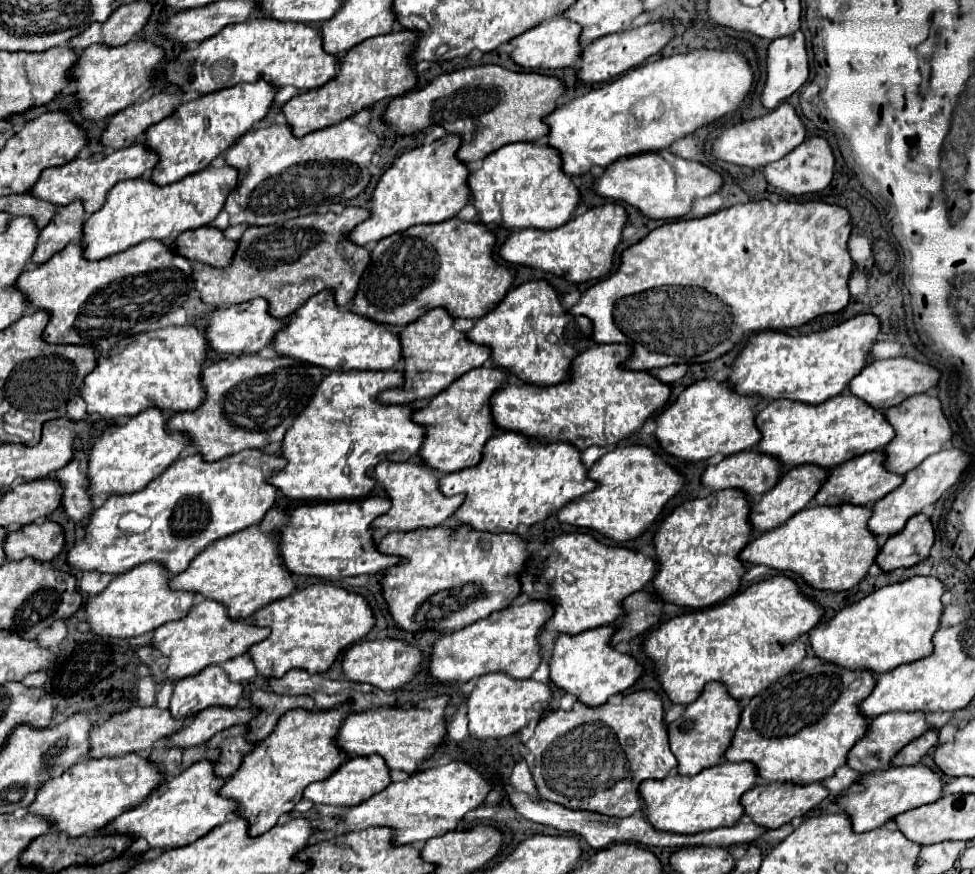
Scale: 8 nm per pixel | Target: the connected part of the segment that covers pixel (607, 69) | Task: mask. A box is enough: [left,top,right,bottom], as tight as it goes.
[576,23,672,85]

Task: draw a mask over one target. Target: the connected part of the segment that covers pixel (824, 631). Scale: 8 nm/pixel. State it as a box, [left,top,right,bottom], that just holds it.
[806,577,944,675]

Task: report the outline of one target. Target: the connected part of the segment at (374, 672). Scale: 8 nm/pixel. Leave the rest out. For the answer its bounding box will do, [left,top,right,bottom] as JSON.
[342,639,422,691]

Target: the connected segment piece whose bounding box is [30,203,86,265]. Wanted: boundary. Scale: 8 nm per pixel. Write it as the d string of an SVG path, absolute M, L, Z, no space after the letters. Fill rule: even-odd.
M70 203L56 211L50 223L40 231L32 263L40 265L48 261L54 253L62 251L68 243L82 239L82 225L84 225L84 209L82 203Z

